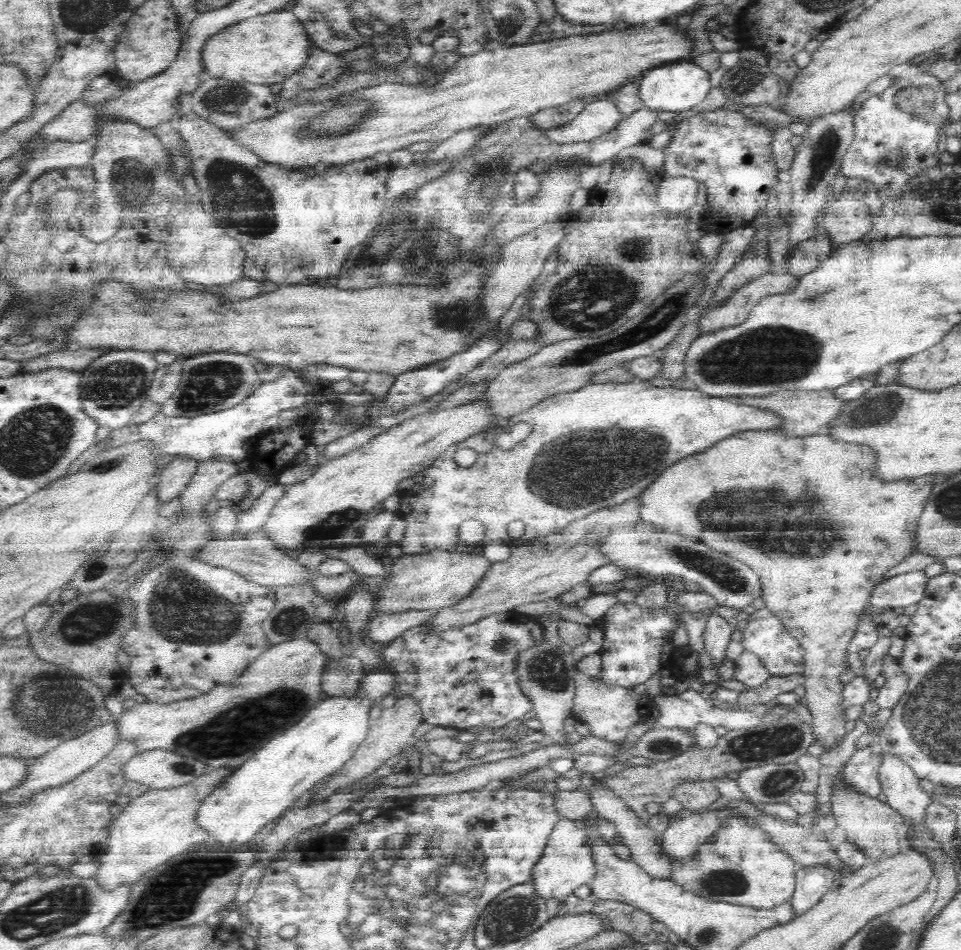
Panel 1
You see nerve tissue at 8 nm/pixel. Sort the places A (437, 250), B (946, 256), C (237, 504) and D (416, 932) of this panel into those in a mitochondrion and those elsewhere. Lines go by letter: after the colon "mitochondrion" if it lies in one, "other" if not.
A: mitochondrion
B: other
C: other
D: mitochondrion

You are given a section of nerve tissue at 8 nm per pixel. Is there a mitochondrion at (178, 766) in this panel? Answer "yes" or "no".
yes

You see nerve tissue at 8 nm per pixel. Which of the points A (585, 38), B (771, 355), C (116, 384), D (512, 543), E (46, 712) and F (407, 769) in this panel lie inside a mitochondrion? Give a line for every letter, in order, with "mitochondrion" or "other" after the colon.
A: other
B: mitochondrion
C: mitochondrion
D: other
E: mitochondrion
F: other

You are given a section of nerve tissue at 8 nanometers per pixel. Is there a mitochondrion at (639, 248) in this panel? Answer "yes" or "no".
yes

